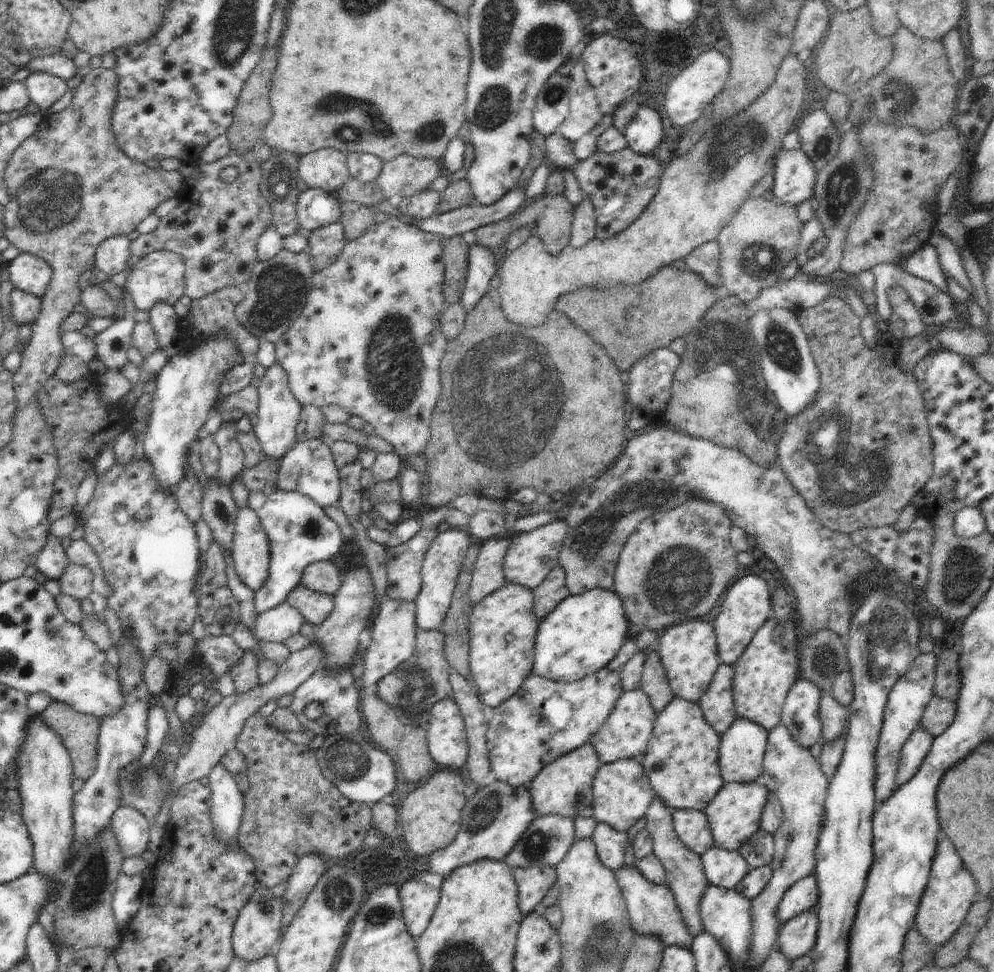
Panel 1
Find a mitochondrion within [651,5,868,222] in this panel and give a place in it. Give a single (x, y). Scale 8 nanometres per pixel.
(742, 149)

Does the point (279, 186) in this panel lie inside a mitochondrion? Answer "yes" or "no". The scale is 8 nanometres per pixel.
yes

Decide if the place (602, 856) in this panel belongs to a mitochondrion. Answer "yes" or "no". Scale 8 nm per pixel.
no

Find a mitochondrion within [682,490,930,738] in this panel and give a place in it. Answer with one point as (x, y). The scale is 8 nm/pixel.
(889, 630)

